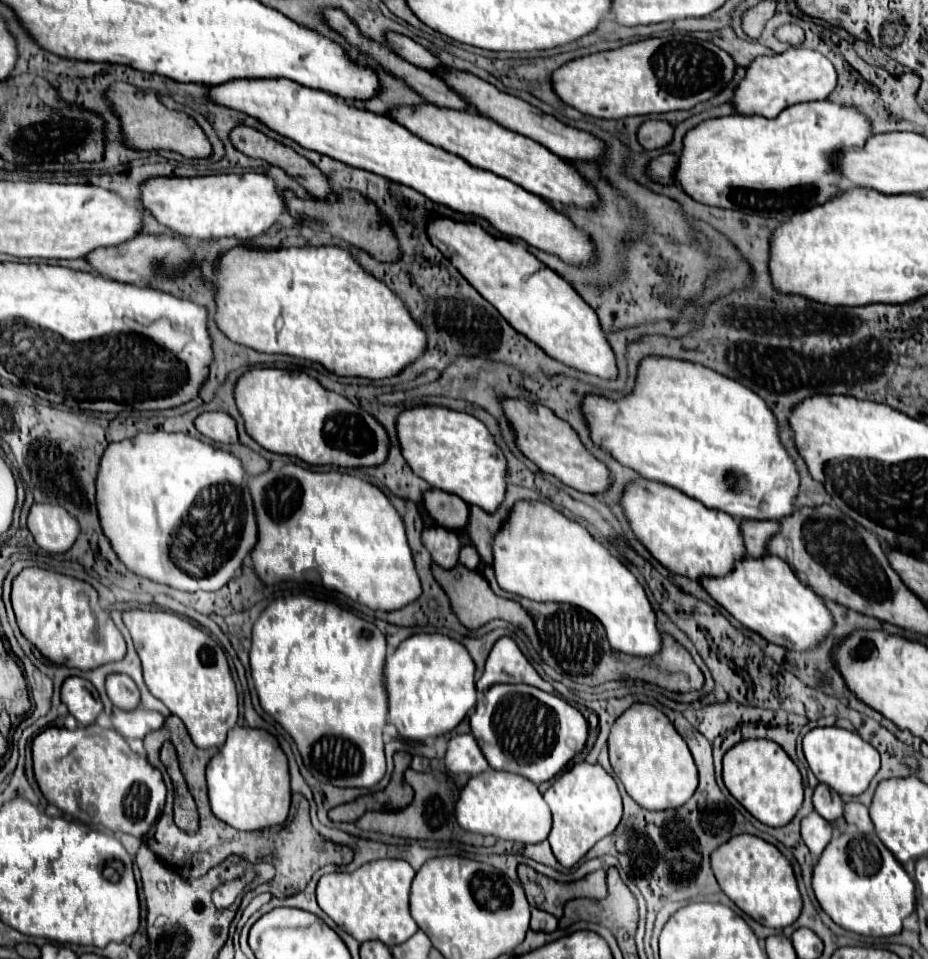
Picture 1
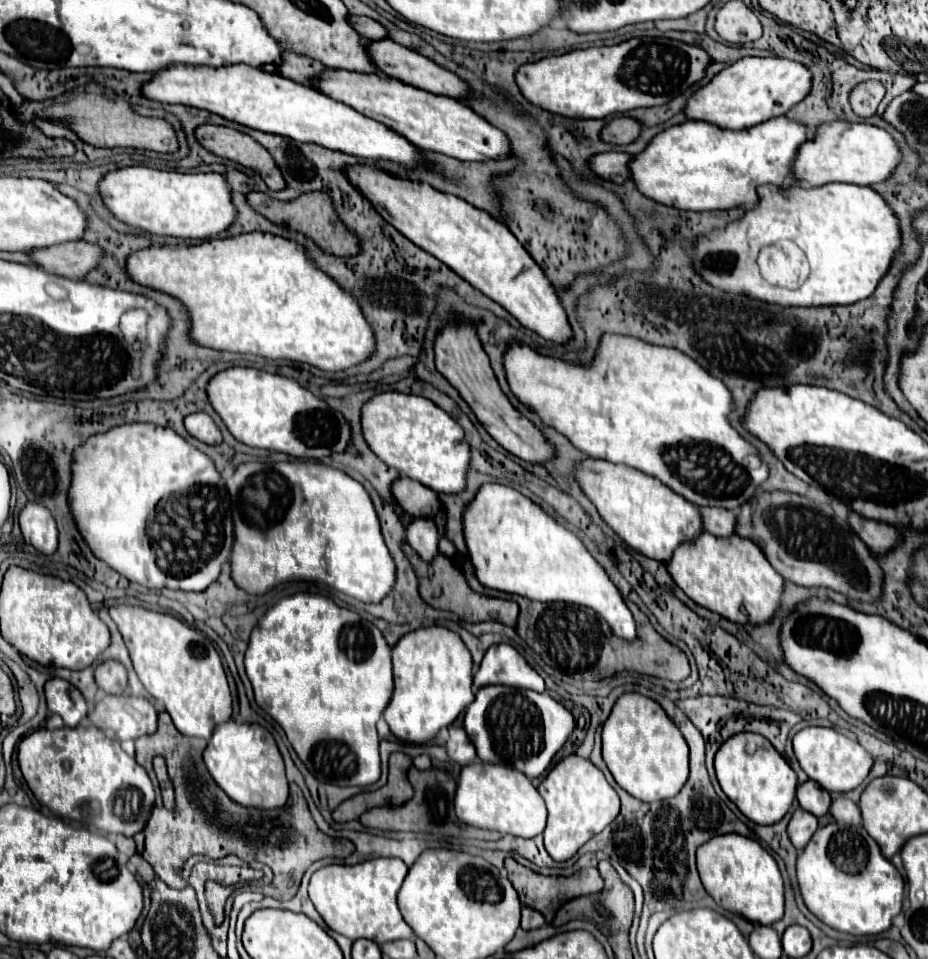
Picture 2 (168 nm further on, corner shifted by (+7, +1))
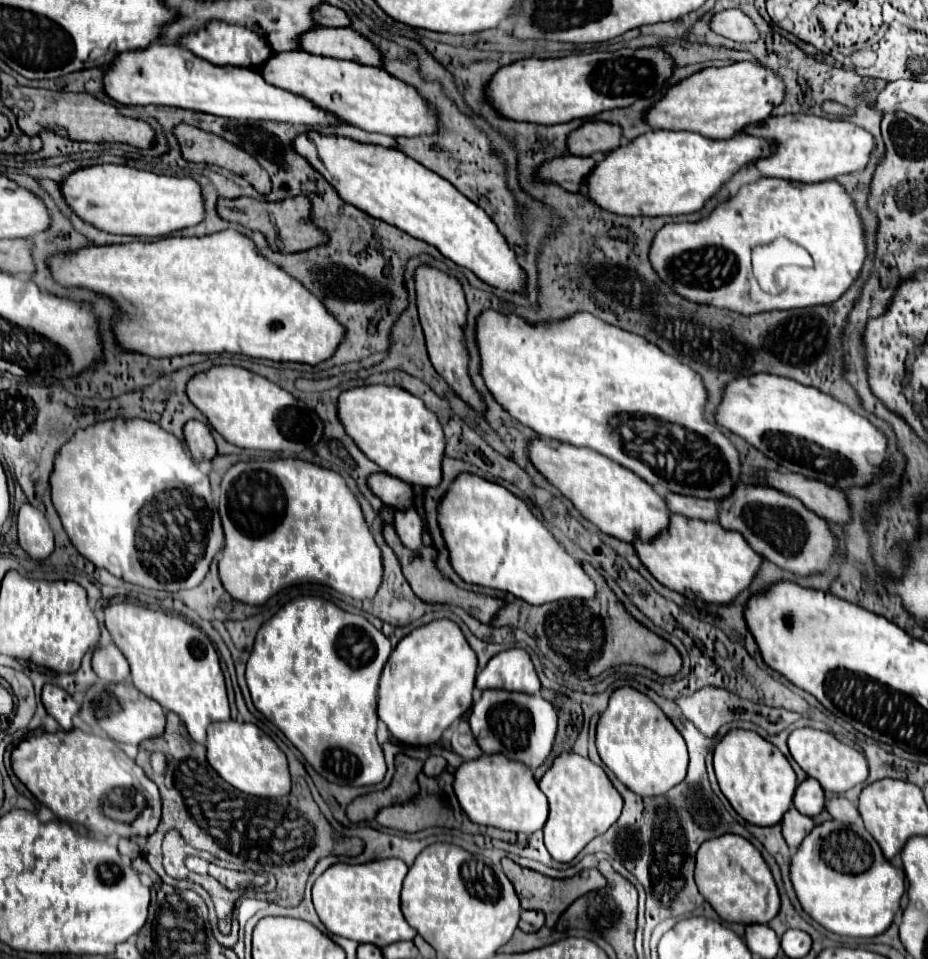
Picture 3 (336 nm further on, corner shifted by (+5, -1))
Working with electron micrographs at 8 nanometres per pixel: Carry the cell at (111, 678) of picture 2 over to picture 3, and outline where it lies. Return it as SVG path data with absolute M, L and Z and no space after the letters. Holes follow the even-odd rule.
M110 644L106 648L96 648L92 662L94 662L92 668L94 668L96 676L104 682L112 682L112 684L124 682L126 676L130 674L126 658L114 644Z

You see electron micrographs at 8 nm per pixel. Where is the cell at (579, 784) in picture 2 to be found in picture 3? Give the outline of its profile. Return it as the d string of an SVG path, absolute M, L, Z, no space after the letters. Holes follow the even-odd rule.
M562 752L554 764L550 766L550 770L546 770L546 774L542 776L542 780L538 782L540 790L544 792L544 796L548 798L550 804L550 816L544 824L544 844L550 852L550 856L556 862L570 862L578 856L578 852L596 836L604 834L618 818L622 812L622 796L618 794L618 790L612 786L610 778L606 776L606 772L596 766L590 758L582 758L576 752Z

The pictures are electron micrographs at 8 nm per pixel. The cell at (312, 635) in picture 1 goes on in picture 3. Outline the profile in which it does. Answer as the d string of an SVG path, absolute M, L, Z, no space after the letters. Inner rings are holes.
M300 596L282 606L256 634L256 642L254 642L254 650L248 658L248 664L246 664L246 682L248 682L248 688L250 688L250 694L252 694L252 702L254 706L276 726L284 732L284 736L300 750L300 754L306 758L306 762L320 774L324 776L328 782L332 784L346 784L346 786L370 786L370 784L378 784L384 780L384 774L386 774L386 762L384 762L384 754L382 754L382 748L376 740L376 722L378 722L378 714L376 714L376 708L378 708L378 682L380 682L380 674L382 674L382 668L388 660L392 652L392 646L390 646L390 640L378 630L374 628L366 618L362 616L356 616L356 614L350 614L350 612L344 612L340 610L338 606L334 606L332 602L324 600L324 598L316 596Z

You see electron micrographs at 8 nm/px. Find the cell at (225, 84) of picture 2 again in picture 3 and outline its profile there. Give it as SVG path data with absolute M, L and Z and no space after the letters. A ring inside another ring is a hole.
M152 44L152 48L146 48L144 52L136 52L136 56L120 56L114 66L110 66L110 72L106 74L104 90L110 98L114 98L120 104L156 104L156 106L174 106L174 108L188 108L204 114L214 114L222 118L232 120L272 120L272 122L284 122L292 126L340 126L344 120L340 120L336 114L318 108L314 102L306 100L304 96L292 94L288 90L276 88L264 80L264 76L258 70L252 68L216 68L214 64L208 64L206 60L200 60L198 56L192 56L190 52L184 52L184 48L176 48L172 44Z

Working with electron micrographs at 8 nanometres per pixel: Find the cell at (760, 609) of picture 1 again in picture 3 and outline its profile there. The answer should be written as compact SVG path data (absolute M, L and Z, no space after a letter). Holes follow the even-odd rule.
M672 516L672 528L664 536L658 536L652 544L638 540L634 548L660 584L690 600L696 598L708 604L730 604L736 600L742 590L750 588L762 566L762 556L752 552L740 532L728 532L720 524L704 524L684 516Z

